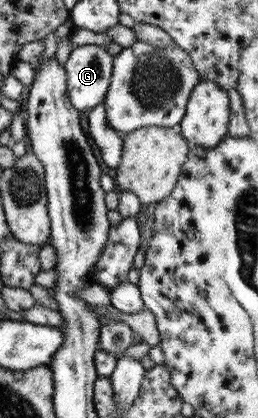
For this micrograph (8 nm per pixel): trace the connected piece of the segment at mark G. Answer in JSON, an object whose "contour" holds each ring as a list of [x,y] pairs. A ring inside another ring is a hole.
{"contour":[[[86,44],[72,49],[64,66],[67,93],[78,110],[90,110],[106,98],[113,60],[104,45]]]}

